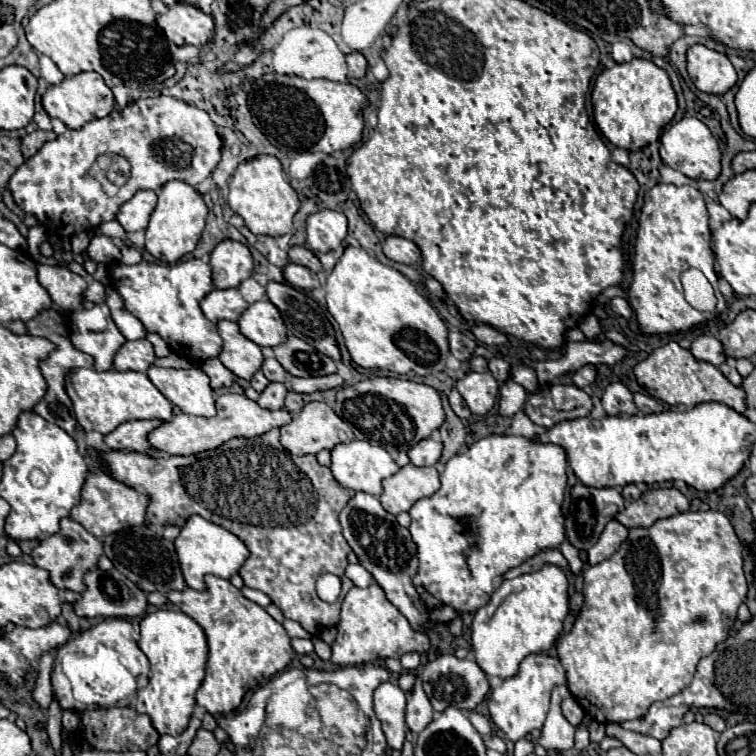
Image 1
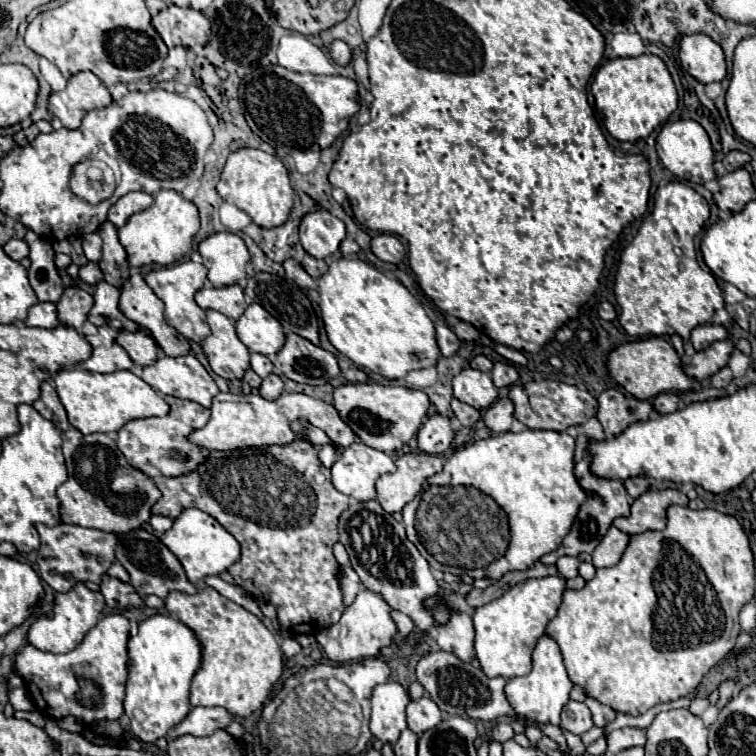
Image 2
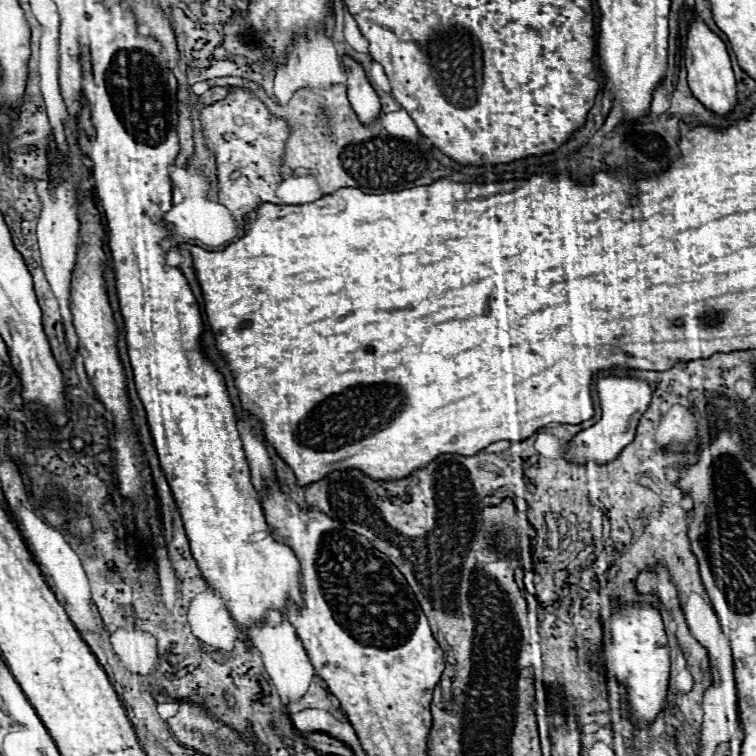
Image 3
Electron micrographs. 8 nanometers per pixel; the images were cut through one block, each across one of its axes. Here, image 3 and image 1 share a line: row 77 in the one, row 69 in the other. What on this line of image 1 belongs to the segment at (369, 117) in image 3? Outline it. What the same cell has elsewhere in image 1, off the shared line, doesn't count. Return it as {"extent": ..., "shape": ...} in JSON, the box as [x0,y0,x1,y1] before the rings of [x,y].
{"extent":[346,52,368,78],"shape":[[[350,52],[350,54],[346,56],[346,62],[348,62],[350,76],[354,76],[354,78],[362,78],[362,76],[366,74],[366,66],[368,66],[368,62],[366,62],[366,58],[364,58],[360,52]]]}

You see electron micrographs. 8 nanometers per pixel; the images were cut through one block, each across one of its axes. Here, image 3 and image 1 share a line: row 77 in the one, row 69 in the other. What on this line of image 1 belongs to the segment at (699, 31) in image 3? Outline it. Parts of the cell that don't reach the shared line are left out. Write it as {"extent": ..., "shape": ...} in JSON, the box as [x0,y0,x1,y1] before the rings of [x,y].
{"extent":[686,44,736,96],"shape":[[[694,44],[686,56],[688,74],[698,90],[722,96],[736,84],[736,70],[724,52],[716,52],[704,44]]]}

